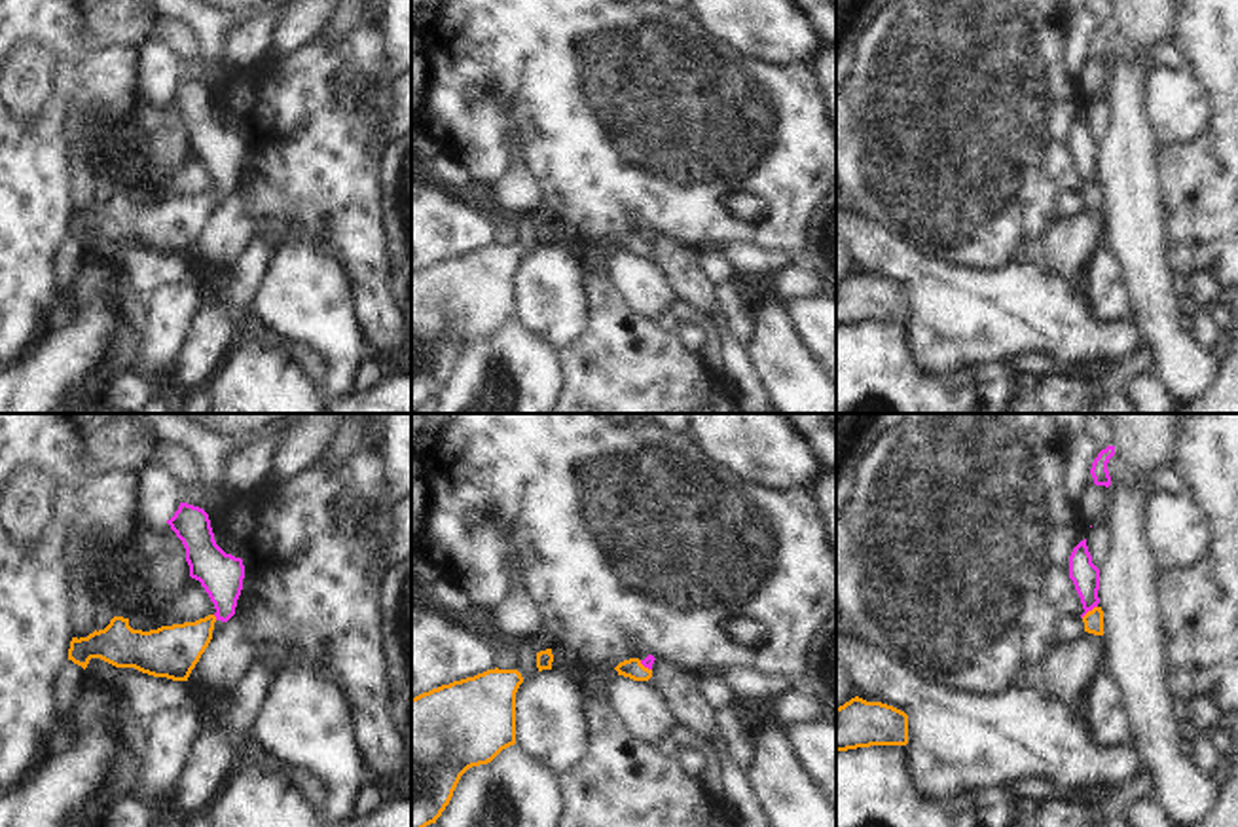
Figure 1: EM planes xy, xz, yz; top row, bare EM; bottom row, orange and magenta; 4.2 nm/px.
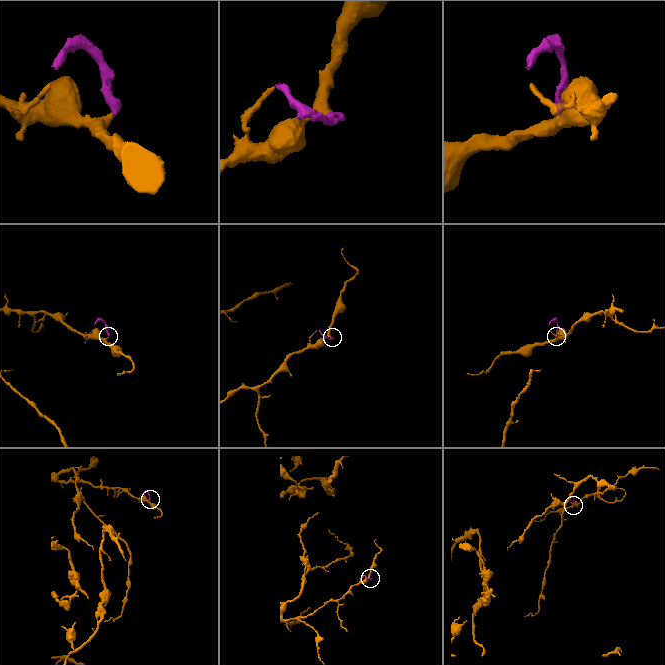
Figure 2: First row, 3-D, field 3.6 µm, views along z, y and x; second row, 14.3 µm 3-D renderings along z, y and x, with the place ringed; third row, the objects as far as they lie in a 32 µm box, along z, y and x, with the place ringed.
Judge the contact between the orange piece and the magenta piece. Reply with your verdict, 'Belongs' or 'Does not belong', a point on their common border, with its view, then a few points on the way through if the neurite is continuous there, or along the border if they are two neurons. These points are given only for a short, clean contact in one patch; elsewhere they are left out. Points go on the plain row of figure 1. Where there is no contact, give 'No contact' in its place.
Does not belong. Touches orange at yz (1089, 186). Boundary: yz (1096, 181), (1081, 192).

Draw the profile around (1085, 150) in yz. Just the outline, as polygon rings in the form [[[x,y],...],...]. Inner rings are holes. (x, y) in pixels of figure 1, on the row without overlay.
[[[1086,114],[1081,116],[1069,131],[1069,154],[1073,156],[1075,165],[1081,173],[1081,178],[1084,184],[1084,188],[1081,190],[1083,193],[1088,186],[1098,182],[1100,178],[1100,173],[1098,173],[1100,144],[1092,138]]]

